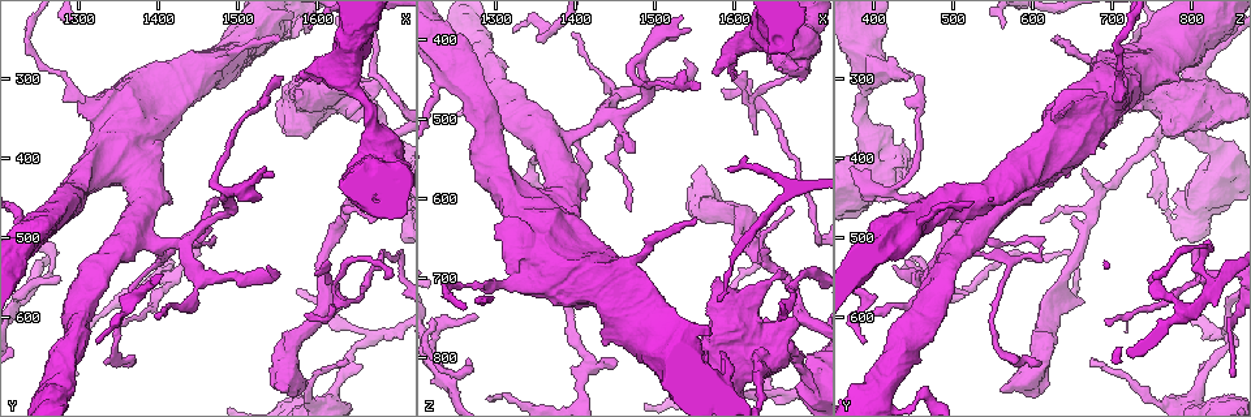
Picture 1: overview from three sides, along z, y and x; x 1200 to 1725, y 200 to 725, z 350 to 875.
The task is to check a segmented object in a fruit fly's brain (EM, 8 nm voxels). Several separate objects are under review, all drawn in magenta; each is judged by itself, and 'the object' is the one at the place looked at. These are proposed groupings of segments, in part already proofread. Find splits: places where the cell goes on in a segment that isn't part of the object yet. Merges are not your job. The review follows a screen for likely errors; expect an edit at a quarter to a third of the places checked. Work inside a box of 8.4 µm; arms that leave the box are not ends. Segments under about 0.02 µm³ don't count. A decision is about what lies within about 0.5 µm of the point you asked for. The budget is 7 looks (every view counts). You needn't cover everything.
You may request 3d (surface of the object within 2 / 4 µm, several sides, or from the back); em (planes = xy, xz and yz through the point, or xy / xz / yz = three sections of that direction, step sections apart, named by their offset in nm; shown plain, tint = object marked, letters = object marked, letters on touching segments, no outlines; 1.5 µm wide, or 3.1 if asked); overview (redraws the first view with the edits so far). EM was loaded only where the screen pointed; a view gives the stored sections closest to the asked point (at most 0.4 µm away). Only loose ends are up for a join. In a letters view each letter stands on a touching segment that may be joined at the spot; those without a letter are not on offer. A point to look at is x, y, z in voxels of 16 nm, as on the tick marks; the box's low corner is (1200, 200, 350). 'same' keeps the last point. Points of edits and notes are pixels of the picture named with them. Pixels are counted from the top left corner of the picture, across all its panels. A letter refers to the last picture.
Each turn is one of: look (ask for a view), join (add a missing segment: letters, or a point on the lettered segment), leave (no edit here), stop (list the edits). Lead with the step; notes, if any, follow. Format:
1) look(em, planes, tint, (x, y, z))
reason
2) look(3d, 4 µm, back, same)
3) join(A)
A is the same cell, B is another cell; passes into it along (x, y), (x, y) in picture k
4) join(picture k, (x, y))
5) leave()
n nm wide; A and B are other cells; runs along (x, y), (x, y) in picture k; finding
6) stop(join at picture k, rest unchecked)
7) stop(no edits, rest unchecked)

look(em, planes, letters, (1585, 590, 465))
free end

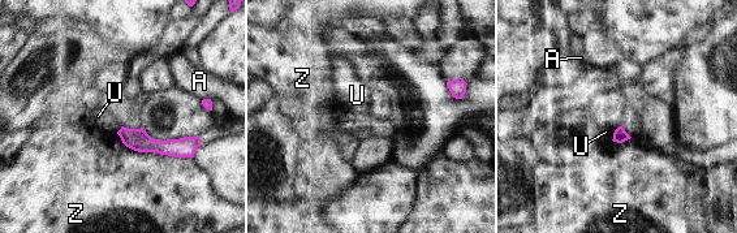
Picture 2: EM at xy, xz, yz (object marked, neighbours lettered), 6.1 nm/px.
leave()
Z touches over 500 nm; A, U and Z are other cells; none of them fits

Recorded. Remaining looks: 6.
look(3d, 4 µm, (1585, 320, 700))
branch stops here

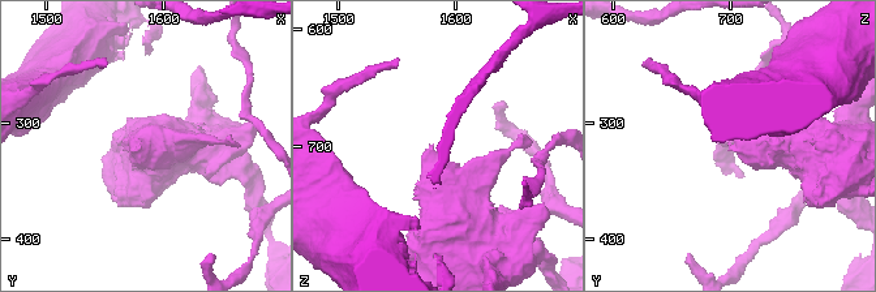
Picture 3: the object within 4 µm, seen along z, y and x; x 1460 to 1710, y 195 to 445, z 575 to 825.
look(em, planes, letters, (1582, 320, 700))
need the tissue

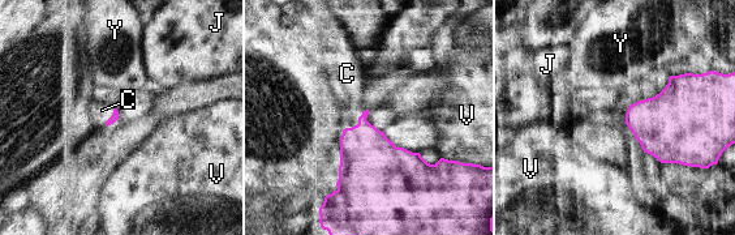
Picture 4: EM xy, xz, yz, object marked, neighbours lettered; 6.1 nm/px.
join(C)
C is the same cell, J, V and Y are other cells; passes into it along (369, 162), (359, 123), (348, 84) in picture 4; the cell continues

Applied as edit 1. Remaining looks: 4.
look(3d, 4 µm, (1275, 550, 745))
an open end

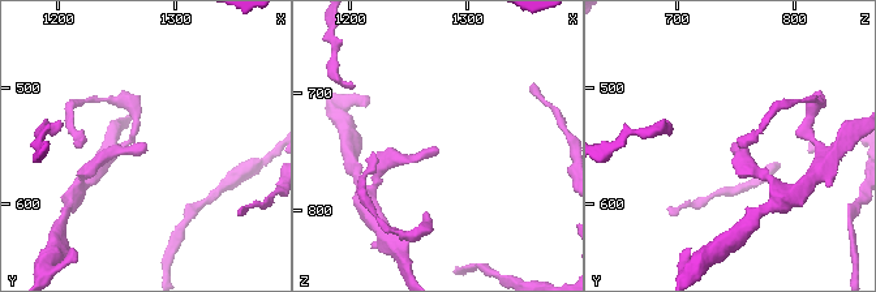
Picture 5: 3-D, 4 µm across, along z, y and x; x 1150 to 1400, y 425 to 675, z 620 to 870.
look(em, xz, step 4, letters, (1276, 550, 748))
now the EM

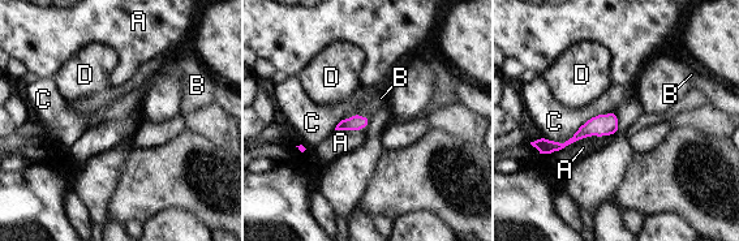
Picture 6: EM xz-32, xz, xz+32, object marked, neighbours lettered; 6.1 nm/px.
leave()
A, B, C and D are other cells; border along (366, 117), (352, 115), (344, 120) in picture 6; no lettered segment goes on from it

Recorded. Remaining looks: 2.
stop(join at picture 4, rest unchecked)

